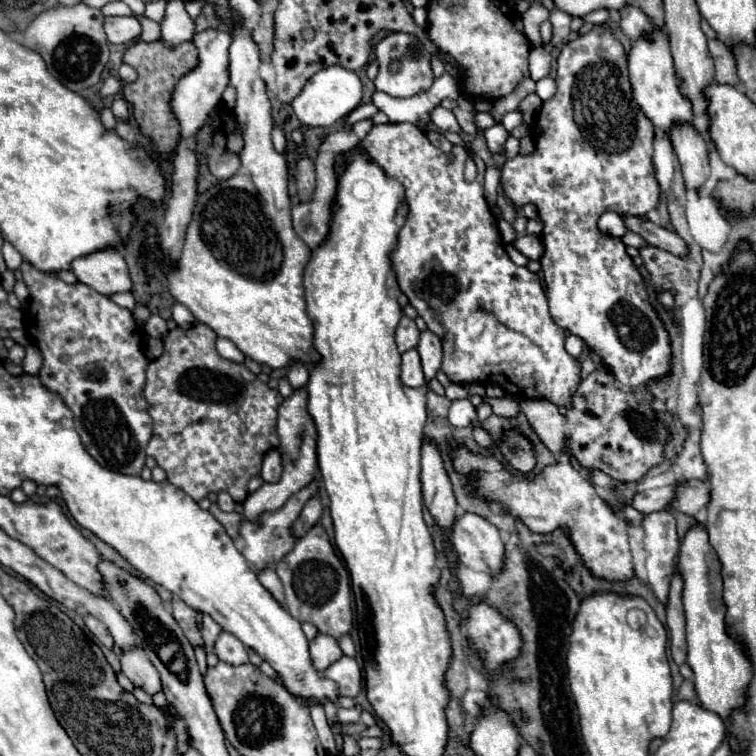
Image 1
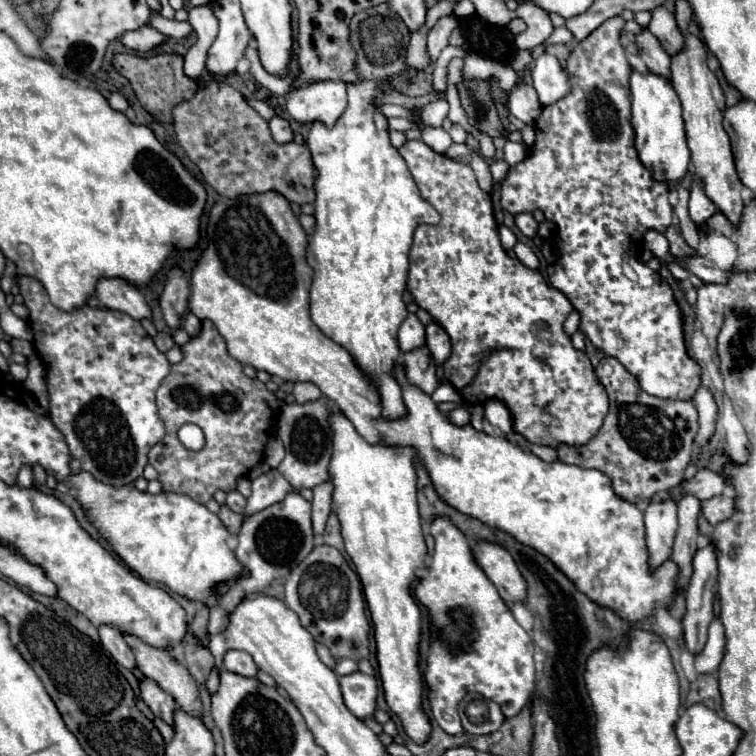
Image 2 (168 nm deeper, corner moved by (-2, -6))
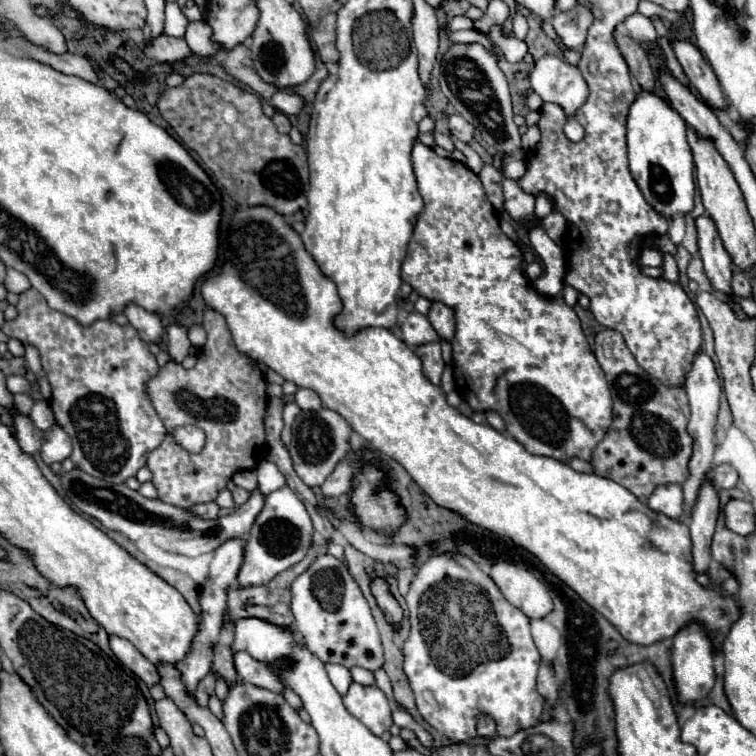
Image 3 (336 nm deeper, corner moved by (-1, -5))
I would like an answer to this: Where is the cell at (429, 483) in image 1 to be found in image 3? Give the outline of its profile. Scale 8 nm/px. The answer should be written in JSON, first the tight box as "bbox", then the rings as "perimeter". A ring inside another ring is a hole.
{"bbox":[403,552,543,742],"perimeter":[[[443,552],[443,554],[437,554],[437,556],[431,556],[415,574],[413,582],[411,582],[411,588],[405,596],[407,600],[407,606],[409,606],[409,620],[411,620],[411,634],[409,634],[409,640],[405,642],[403,646],[403,652],[405,652],[405,674],[409,678],[409,684],[413,688],[413,694],[415,694],[415,702],[417,702],[417,710],[421,712],[421,716],[425,718],[427,724],[431,724],[435,730],[443,732],[451,742],[469,742],[477,736],[475,732],[475,716],[477,714],[489,714],[493,716],[495,724],[497,724],[497,734],[499,736],[513,736],[515,732],[523,730],[523,728],[531,728],[539,722],[539,716],[543,712],[543,700],[535,688],[535,678],[537,678],[537,670],[539,670],[539,652],[535,648],[535,642],[531,638],[531,632],[529,632],[529,618],[519,610],[519,608],[513,608],[505,596],[501,596],[499,588],[495,586],[495,582],[465,554],[455,554],[455,552]]]}

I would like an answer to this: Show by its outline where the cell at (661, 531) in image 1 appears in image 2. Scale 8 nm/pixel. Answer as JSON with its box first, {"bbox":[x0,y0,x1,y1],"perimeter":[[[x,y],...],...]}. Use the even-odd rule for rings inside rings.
{"bbox":[644,497,678,567],"perimeter":[[[658,497],[648,503],[644,511],[646,543],[650,551],[650,567],[658,567],[672,555],[674,533],[678,529],[676,501],[672,497]]]}

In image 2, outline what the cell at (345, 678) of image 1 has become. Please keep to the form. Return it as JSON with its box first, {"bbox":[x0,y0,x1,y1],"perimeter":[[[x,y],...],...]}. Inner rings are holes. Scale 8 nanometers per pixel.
{"bbox":[338,673,378,719],"perimeter":[[[352,673],[338,677],[344,703],[346,707],[358,717],[358,719],[372,719],[376,711],[376,699],[378,699],[378,683],[374,677],[364,673]]]}

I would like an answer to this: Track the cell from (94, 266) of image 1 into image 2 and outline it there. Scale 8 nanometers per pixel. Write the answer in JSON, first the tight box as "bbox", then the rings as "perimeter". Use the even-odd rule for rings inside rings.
{"bbox":[96,279,152,321],"perimeter":[[[100,279],[96,285],[96,297],[114,311],[122,311],[136,321],[152,319],[152,309],[146,305],[144,295],[124,279]]]}

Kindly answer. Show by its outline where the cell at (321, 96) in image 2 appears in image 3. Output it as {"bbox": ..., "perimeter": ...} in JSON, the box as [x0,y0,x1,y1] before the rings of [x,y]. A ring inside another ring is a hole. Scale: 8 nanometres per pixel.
{"bbox":[269,90,305,116],"perimeter":[[[279,90],[277,94],[273,94],[273,98],[269,100],[271,106],[275,106],[279,112],[287,114],[287,116],[293,116],[293,114],[299,114],[305,106],[305,98],[295,94],[295,92],[287,92],[287,90]]]}

